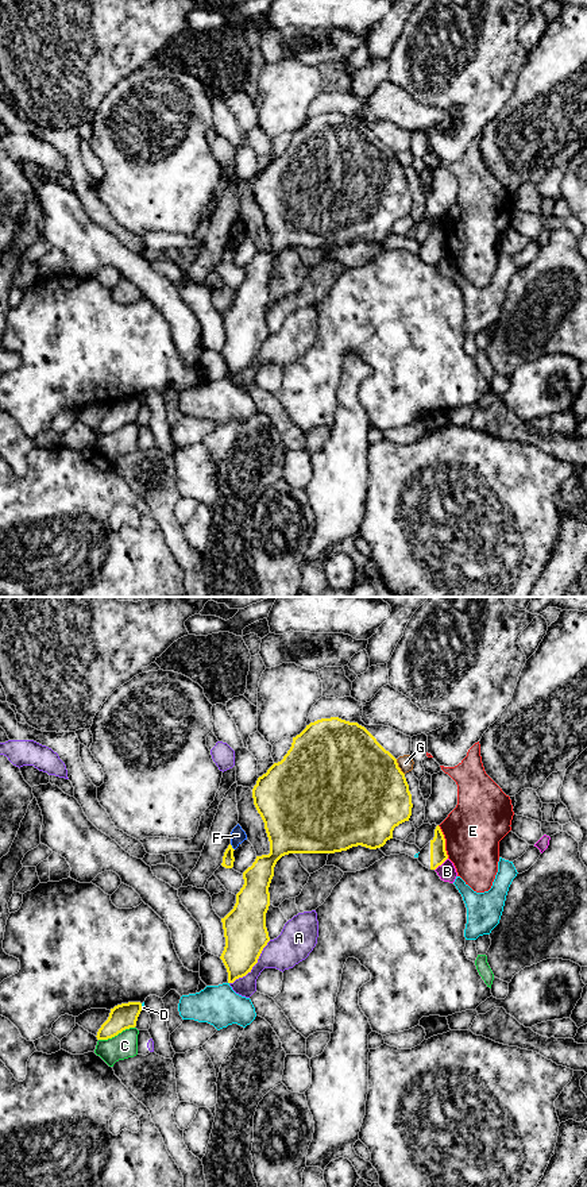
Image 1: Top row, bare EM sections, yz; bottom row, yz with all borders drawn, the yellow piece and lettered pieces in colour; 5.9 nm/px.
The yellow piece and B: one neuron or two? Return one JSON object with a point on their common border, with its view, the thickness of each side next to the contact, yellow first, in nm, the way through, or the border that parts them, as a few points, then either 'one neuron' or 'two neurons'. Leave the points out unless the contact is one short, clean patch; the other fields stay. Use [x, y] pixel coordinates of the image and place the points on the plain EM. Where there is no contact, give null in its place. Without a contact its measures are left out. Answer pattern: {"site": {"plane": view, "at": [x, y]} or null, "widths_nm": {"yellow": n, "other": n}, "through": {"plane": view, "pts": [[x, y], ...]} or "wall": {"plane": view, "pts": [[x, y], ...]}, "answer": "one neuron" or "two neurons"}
{"site": {"plane": "yz", "at": [440, 259]}, "widths_nm": {"yellow": 100, "other": 110}, "wall": {"plane": "yz", "pts": [[447, 253], [435, 265]]}, "answer": "two neurons"}

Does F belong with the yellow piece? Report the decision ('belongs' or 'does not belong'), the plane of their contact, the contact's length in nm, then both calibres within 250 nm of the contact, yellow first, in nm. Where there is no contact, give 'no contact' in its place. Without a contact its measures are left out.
does not belong; contact in yz; length 50 nm; calibres 70 and 90 nm

